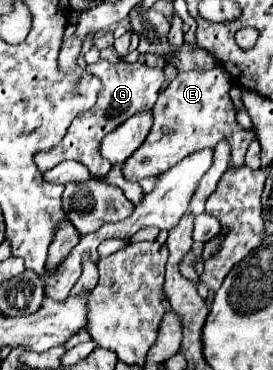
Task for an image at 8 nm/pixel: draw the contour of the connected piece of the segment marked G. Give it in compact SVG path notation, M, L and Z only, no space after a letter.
M98 60L96 64L88 64L88 72L102 80L102 90L98 92L98 100L90 110L78 114L72 120L66 136L62 138L62 142L58 146L50 148L48 152L38 152L34 156L36 166L42 172L54 168L56 164L60 164L60 160L62 162L64 160L76 160L76 162L82 162L92 176L104 176L112 164L100 156L102 138L106 134L110 134L114 128L118 128L118 124L128 120L130 116L134 116L136 112L152 108L158 100L158 92L160 92L162 80L164 80L162 68L152 68L152 66L142 64L142 62L110 64L108 60Z

